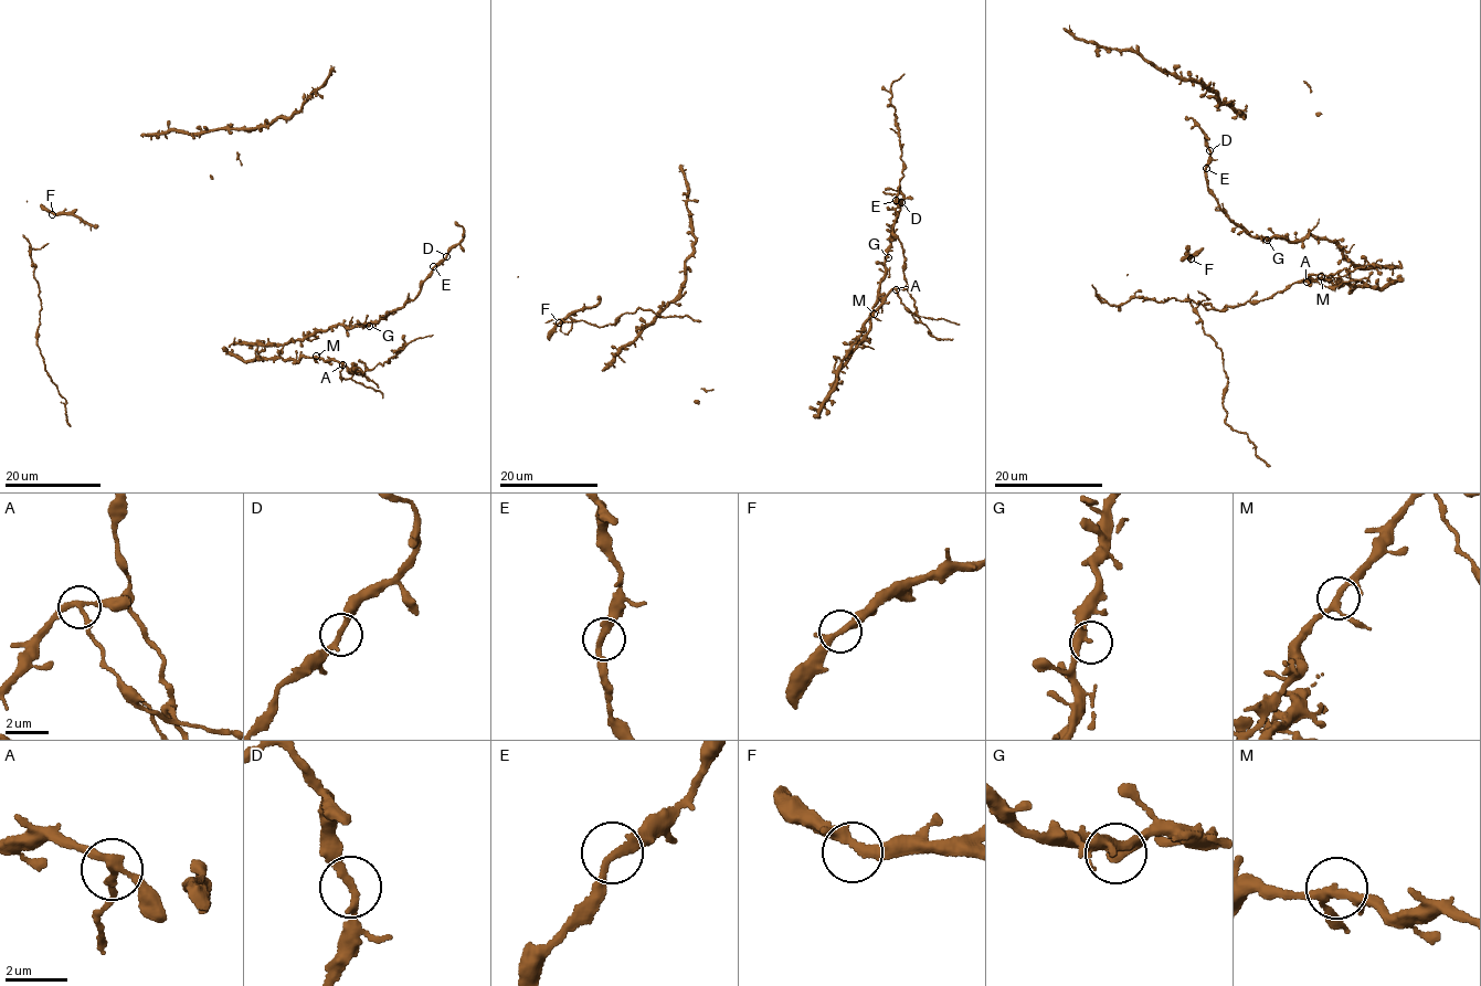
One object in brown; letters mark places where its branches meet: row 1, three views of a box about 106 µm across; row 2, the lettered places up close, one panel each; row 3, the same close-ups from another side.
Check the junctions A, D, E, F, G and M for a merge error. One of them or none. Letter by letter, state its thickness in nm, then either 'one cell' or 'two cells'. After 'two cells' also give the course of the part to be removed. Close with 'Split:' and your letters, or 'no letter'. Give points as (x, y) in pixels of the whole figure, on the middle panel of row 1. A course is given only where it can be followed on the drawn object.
A: 220 nm | two cells | (895, 289), (916, 316), (905, 275), (902, 246), (892, 232), (903, 163), (891, 84), (905, 74)
D: 240 nm | one cell
E: 240 nm | one cell
F: 280 nm | one cell
G: 280 nm | one cell
M: 220 nm | one cell
Split: A

